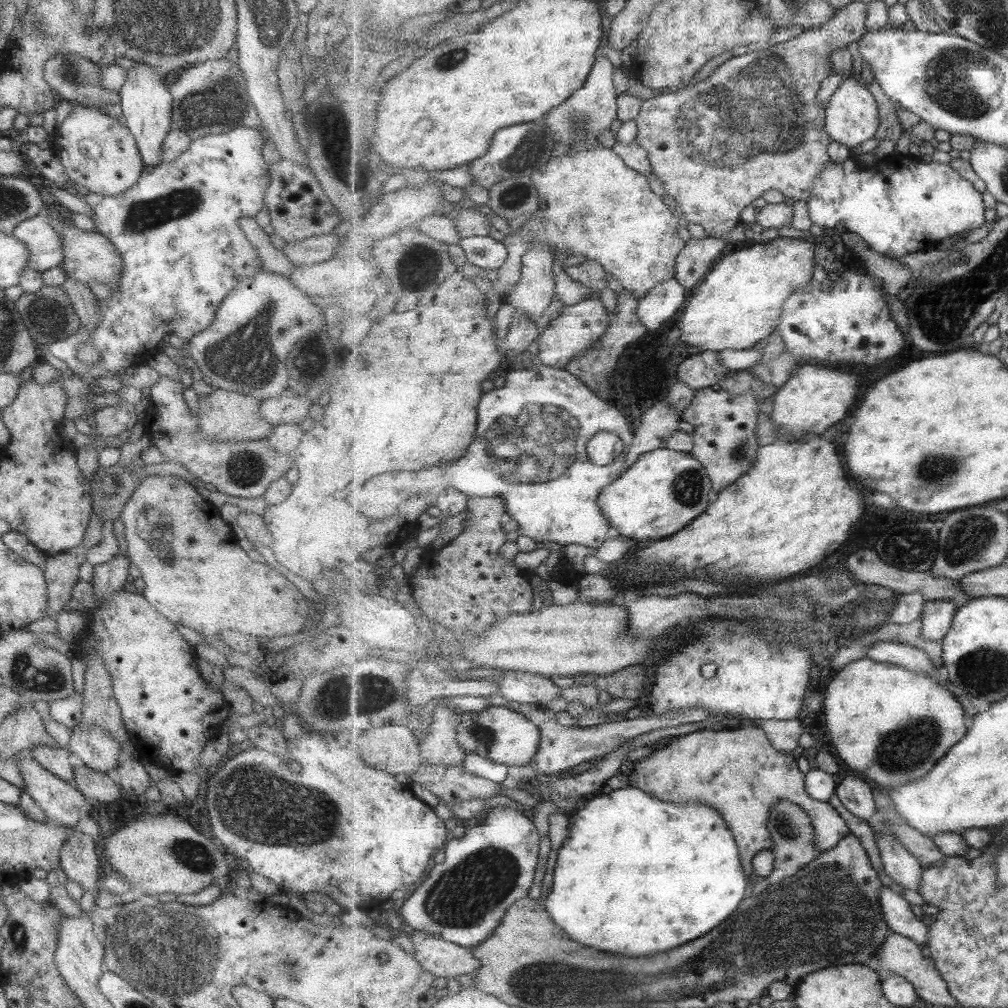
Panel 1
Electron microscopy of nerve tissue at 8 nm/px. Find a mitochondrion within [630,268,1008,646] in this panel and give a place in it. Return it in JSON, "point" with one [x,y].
{"point":[964,542]}

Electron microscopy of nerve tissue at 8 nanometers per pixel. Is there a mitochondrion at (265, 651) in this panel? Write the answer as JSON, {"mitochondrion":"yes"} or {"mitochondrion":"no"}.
{"mitochondrion":"no"}

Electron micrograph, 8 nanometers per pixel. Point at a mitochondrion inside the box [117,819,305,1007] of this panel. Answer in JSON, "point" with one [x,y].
{"point":[193,853]}

